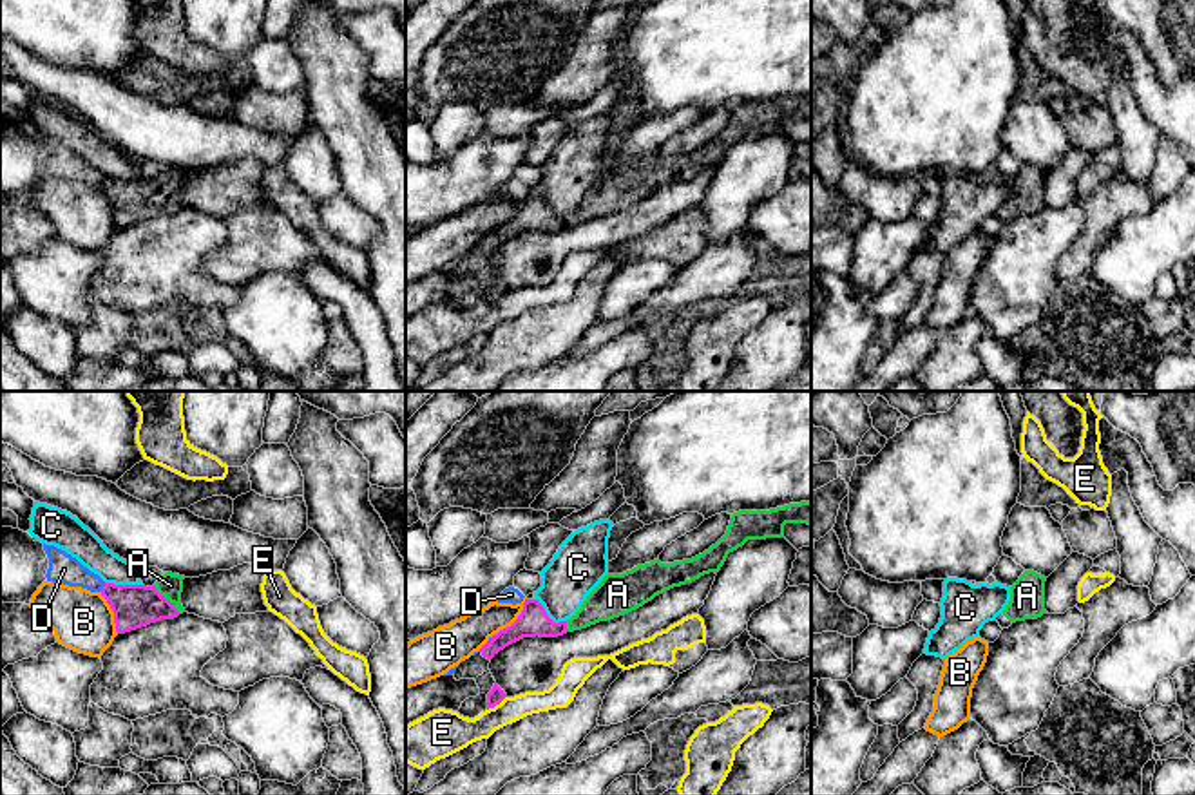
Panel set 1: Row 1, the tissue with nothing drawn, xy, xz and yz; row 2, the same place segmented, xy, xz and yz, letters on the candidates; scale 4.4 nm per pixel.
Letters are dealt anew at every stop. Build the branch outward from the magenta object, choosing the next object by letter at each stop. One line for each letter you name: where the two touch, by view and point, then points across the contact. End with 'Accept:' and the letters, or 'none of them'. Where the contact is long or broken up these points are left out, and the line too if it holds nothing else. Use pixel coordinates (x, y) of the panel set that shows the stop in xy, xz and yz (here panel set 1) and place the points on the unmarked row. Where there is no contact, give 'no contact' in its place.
A: meets magenta in xy at (167, 194); runs through xy (134, 200), (167, 194), (171, 180)
D: meets magenta in xy at (104, 181); runs through xy (134, 200), (104, 181), (64, 163)
Accept: A, D

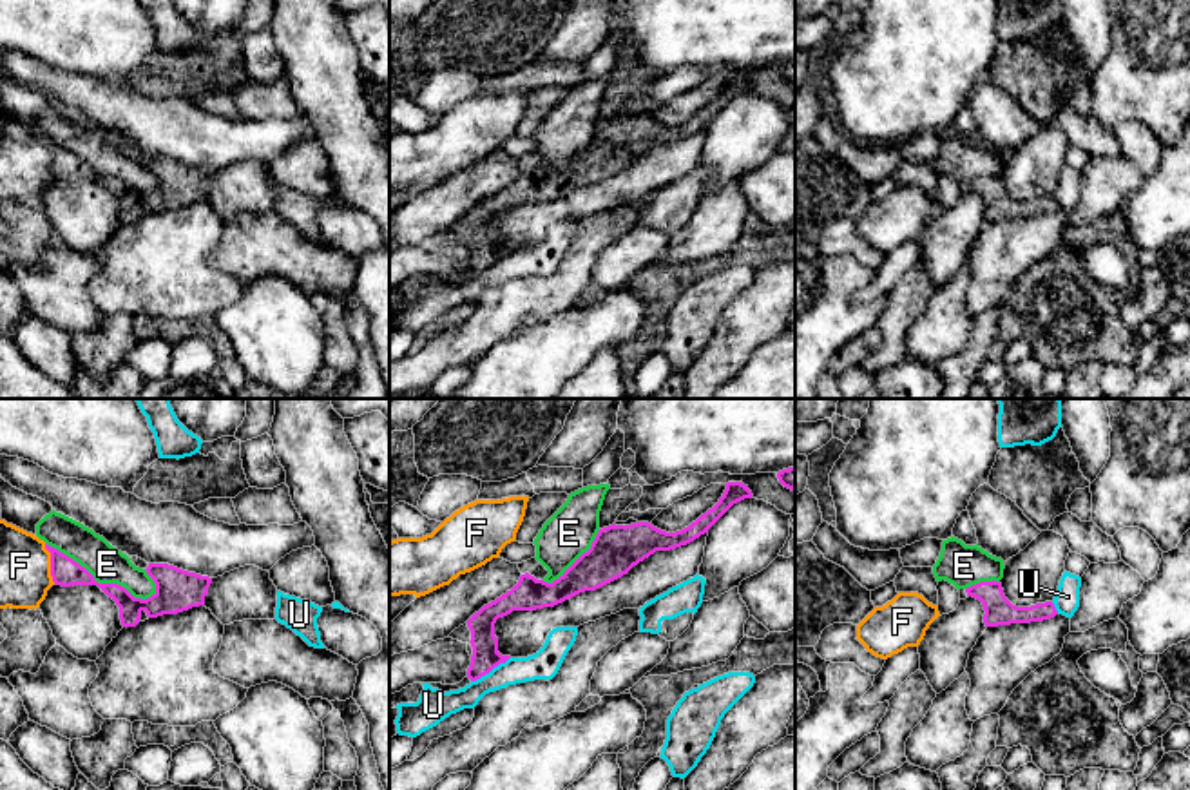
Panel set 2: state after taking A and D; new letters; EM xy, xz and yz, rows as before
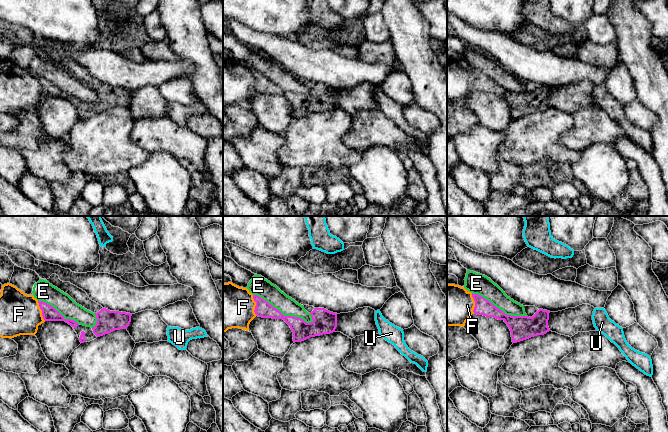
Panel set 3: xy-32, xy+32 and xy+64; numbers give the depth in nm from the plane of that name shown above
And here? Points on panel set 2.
Accept: none of them

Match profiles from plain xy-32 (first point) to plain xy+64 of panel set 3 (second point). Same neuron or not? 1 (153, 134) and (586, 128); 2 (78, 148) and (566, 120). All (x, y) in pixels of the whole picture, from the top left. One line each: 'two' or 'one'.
1: one
2: one

